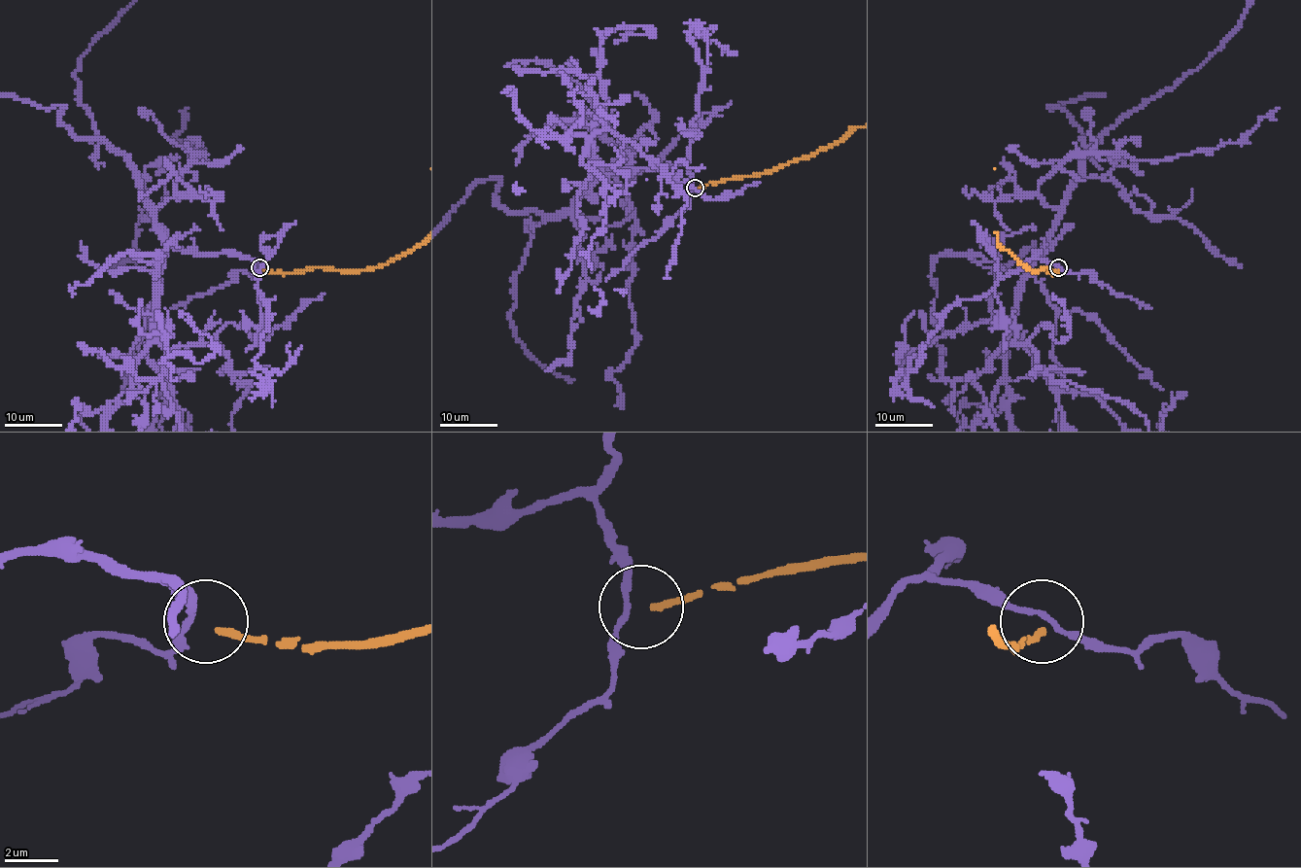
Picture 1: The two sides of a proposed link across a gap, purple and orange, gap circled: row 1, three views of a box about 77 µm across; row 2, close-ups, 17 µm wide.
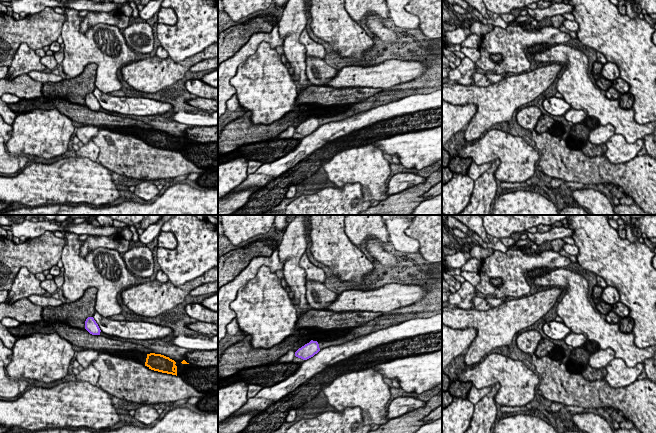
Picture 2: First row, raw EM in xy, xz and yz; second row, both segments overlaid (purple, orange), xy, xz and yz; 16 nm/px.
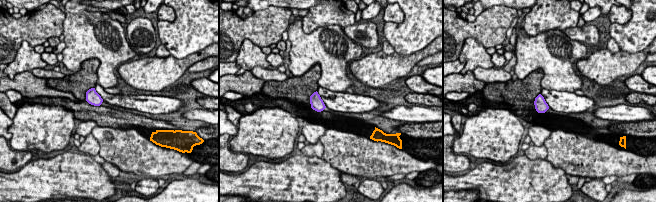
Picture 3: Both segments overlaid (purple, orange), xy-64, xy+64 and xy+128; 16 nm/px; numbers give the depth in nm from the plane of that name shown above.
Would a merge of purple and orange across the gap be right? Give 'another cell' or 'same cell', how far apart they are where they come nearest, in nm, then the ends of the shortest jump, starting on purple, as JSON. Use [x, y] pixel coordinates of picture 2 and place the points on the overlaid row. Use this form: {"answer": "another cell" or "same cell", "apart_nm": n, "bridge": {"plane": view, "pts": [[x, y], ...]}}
{"answer": "another cell", "apart_nm": 850, "bridge": {"plane": "xy", "pts": [[99, 334], [147, 354]]}}

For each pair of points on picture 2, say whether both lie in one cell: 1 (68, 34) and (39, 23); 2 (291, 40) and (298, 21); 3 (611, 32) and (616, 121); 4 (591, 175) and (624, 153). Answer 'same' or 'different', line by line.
1: different
2: same
3: different
4: different

